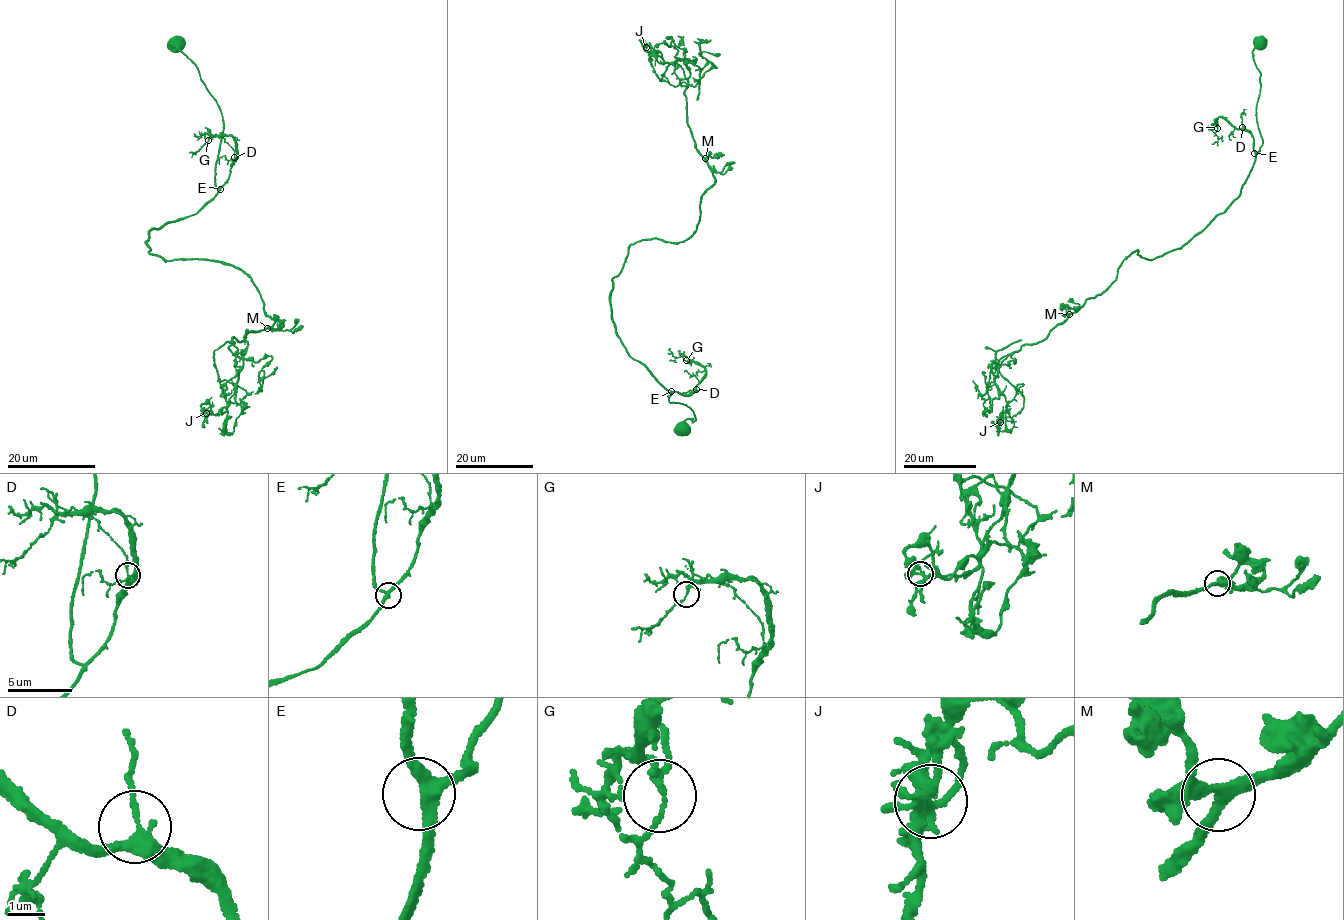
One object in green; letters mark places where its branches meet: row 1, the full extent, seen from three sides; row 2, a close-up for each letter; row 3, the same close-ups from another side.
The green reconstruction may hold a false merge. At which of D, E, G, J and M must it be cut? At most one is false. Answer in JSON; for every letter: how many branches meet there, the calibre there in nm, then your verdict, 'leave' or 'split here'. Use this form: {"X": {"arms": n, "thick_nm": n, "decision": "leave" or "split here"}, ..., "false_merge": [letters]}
{"D": {"arms": 3, "thick_nm": 280, "decision": "leave"}, "E": {"arms": 3, "thick_nm": 300, "decision": "leave"}, "G": {"arms": 4, "thick_nm": 150, "decision": "leave"}, "J": {"arms": 5, "thick_nm": 280, "decision": "split here"}, "M": {"arms": 3, "thick_nm": 300, "decision": "leave"}, "false_merge": ["J"]}

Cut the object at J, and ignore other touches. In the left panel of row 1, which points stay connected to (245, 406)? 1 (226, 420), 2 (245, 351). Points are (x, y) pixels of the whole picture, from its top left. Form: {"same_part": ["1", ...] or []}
{"same_part": []}

